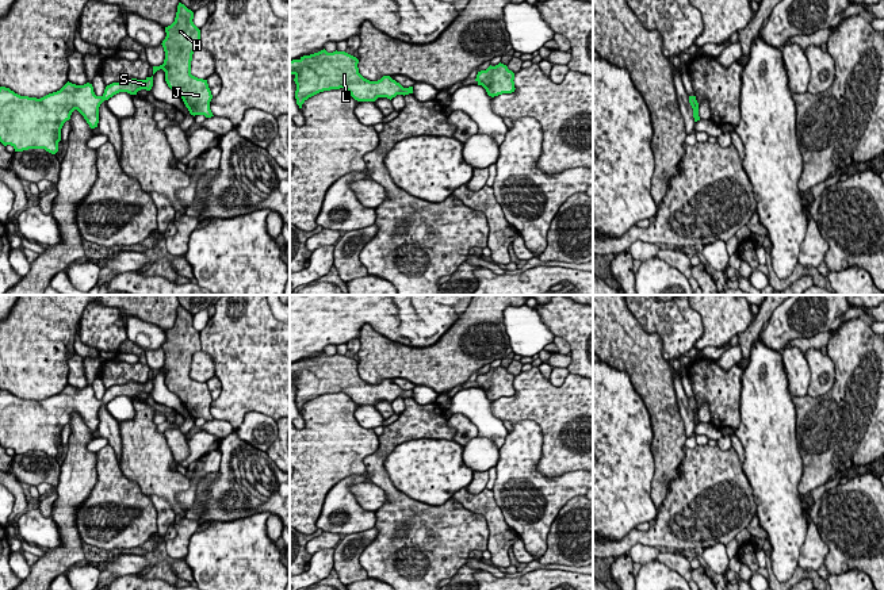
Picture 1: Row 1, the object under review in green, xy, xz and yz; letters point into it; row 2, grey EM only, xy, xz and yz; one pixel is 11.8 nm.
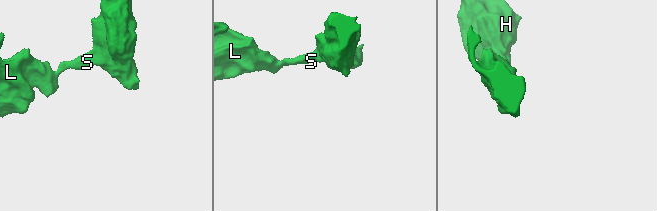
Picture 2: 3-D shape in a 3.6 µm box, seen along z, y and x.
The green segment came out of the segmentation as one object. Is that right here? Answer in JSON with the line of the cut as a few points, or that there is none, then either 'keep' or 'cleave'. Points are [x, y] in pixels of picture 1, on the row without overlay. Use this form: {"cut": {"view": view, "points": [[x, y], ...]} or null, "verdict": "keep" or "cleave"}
{"cut": null, "verdict": "keep"}

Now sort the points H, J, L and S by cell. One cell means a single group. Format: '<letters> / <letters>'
H J L S

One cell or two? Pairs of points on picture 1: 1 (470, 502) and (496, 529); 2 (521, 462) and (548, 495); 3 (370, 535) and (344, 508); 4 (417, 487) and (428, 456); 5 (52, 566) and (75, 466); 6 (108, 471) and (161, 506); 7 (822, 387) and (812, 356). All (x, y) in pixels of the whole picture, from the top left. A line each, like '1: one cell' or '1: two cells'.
1: one cell
2: one cell
3: two cells
4: one cell
5: one cell
6: two cells
7: one cell

